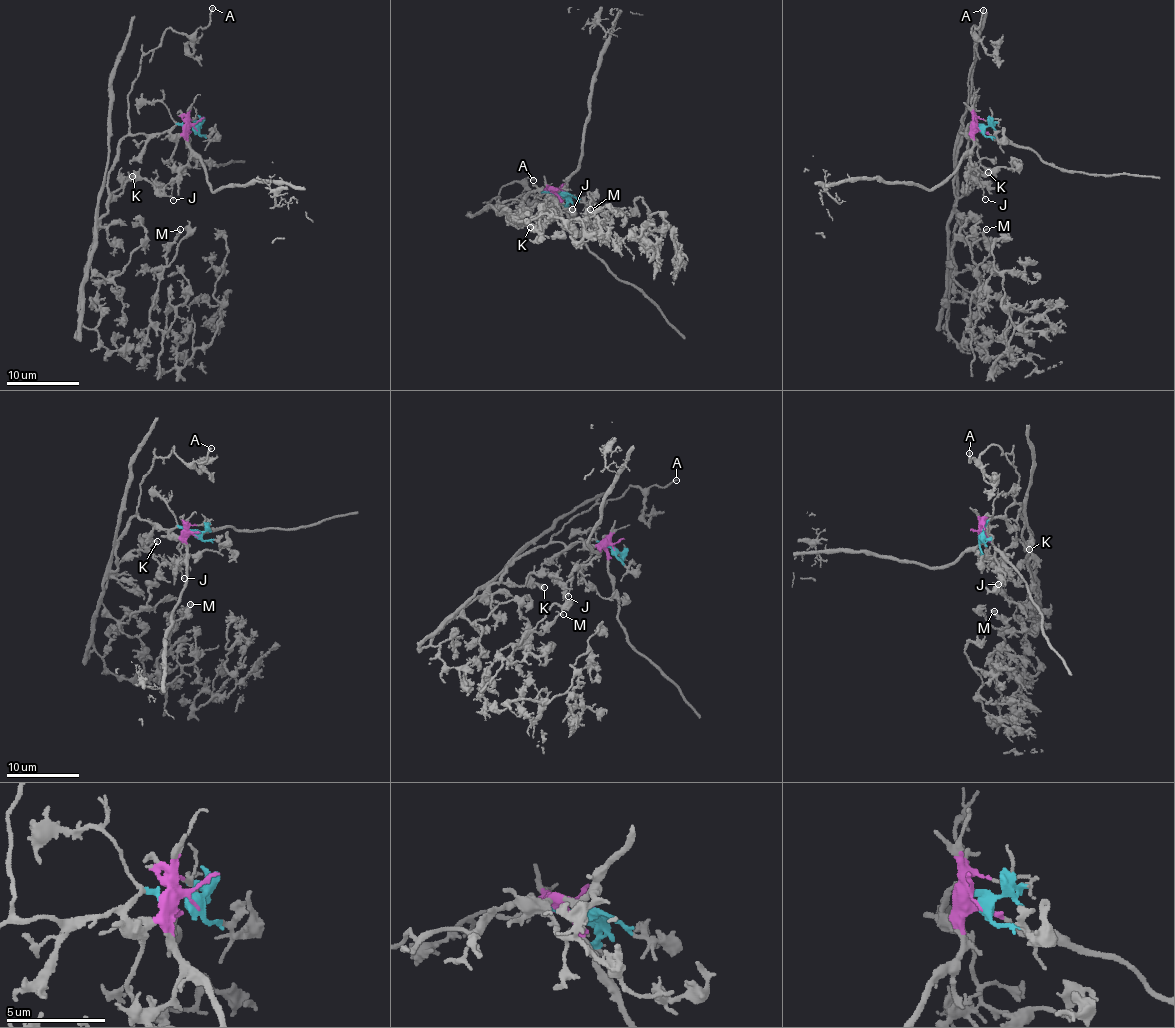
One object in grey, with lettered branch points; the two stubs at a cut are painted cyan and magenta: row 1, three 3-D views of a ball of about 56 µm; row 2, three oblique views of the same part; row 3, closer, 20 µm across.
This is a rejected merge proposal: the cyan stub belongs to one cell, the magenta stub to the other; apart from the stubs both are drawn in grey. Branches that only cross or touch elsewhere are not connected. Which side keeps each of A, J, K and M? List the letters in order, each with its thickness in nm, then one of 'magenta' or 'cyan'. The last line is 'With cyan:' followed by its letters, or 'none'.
A: calibre 180 nm; cyan
J: calibre 140 nm; magenta
K: calibre 320 nm; cyan
M: calibre 160 nm; cyan
With cyan: A, K, M

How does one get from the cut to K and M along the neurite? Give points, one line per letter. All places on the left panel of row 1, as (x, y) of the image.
K: (195, 129), (176, 124), (161, 133), (130, 133), (120, 142), (118, 159), (108, 179), (108, 204), (133, 177)
M: (195, 129), (176, 124), (120, 142), (96, 208), (79, 315), (104, 347), (125, 355), (144, 341), (180, 229)

